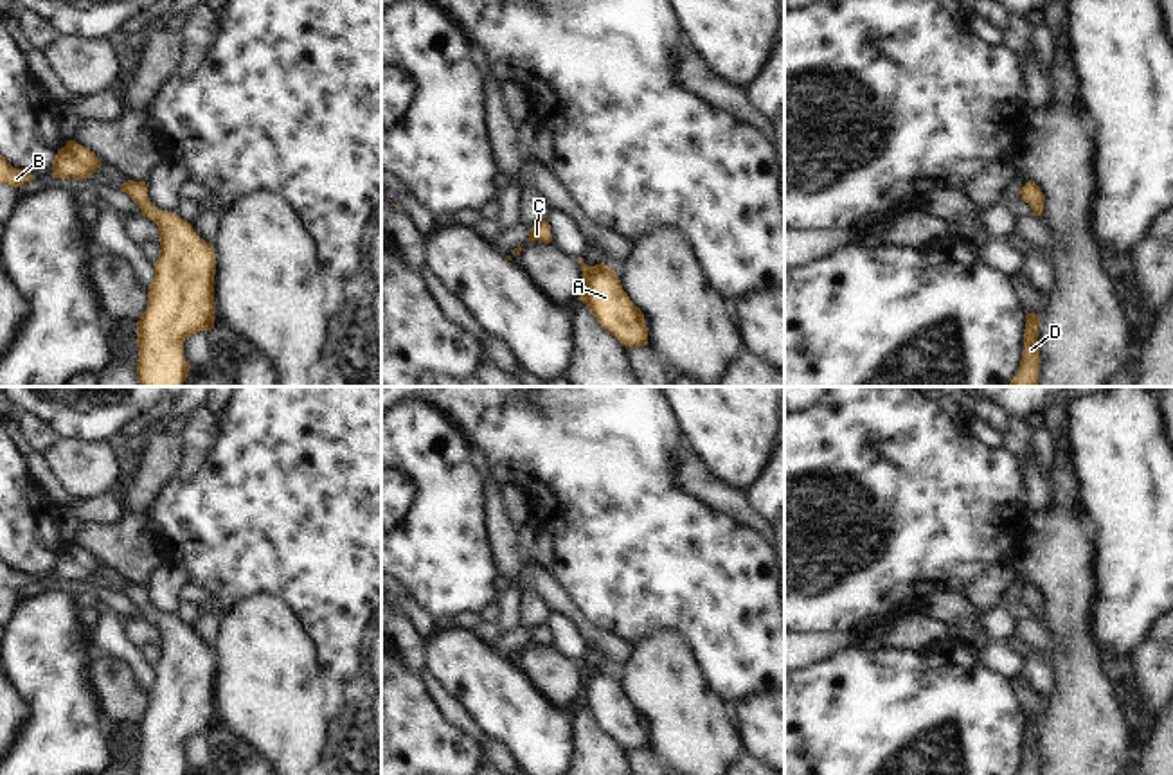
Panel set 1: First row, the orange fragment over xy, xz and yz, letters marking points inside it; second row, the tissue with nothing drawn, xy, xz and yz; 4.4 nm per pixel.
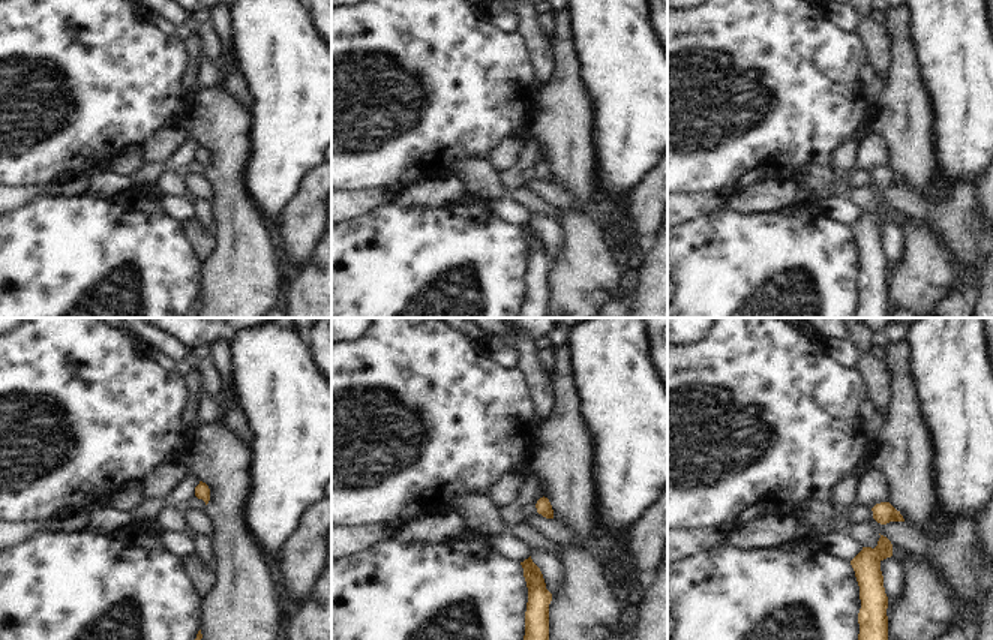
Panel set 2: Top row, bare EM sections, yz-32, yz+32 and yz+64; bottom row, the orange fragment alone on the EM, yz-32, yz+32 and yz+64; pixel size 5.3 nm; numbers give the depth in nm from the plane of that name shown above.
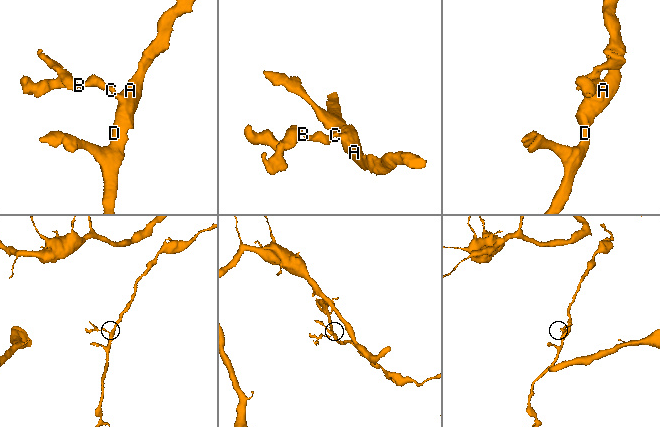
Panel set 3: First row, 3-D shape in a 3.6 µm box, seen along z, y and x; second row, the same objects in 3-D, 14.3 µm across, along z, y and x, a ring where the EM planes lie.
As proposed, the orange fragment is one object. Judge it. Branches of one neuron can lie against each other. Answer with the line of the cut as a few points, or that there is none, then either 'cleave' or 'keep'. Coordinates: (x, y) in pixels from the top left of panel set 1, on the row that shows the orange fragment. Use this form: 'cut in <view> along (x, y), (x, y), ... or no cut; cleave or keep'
no cut; keep

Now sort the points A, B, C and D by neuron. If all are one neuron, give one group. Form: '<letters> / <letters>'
A B C D

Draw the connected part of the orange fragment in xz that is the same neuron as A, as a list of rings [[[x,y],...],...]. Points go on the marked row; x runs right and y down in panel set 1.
[[[581,257],[578,261],[583,270],[583,291],[579,295],[579,300],[590,307],[601,327],[604,327],[612,336],[615,336],[626,349],[648,345],[648,327],[644,322],[644,315],[630,300],[615,272],[604,263],[588,266],[581,261]]]

